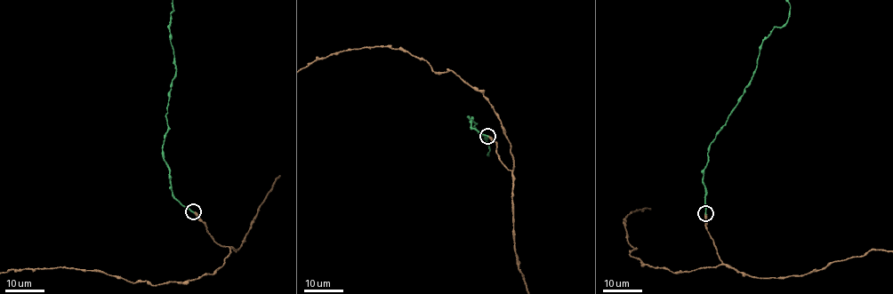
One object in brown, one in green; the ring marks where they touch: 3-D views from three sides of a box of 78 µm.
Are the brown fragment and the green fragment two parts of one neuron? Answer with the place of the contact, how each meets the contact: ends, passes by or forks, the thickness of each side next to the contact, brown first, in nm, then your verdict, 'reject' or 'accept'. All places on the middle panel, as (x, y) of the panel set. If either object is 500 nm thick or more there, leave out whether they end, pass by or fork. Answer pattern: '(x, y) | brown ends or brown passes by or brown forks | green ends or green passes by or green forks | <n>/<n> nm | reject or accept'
(487, 136) | brown ends | green ends | 300/240 nm | accept

